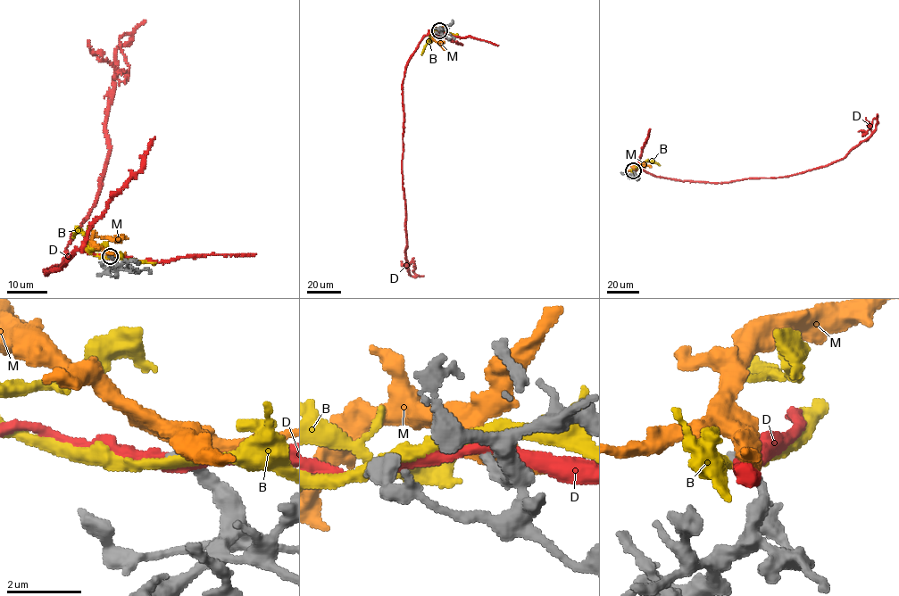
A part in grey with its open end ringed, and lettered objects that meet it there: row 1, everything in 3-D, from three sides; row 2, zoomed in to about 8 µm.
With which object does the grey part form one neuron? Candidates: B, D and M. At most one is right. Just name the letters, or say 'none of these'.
none of these

